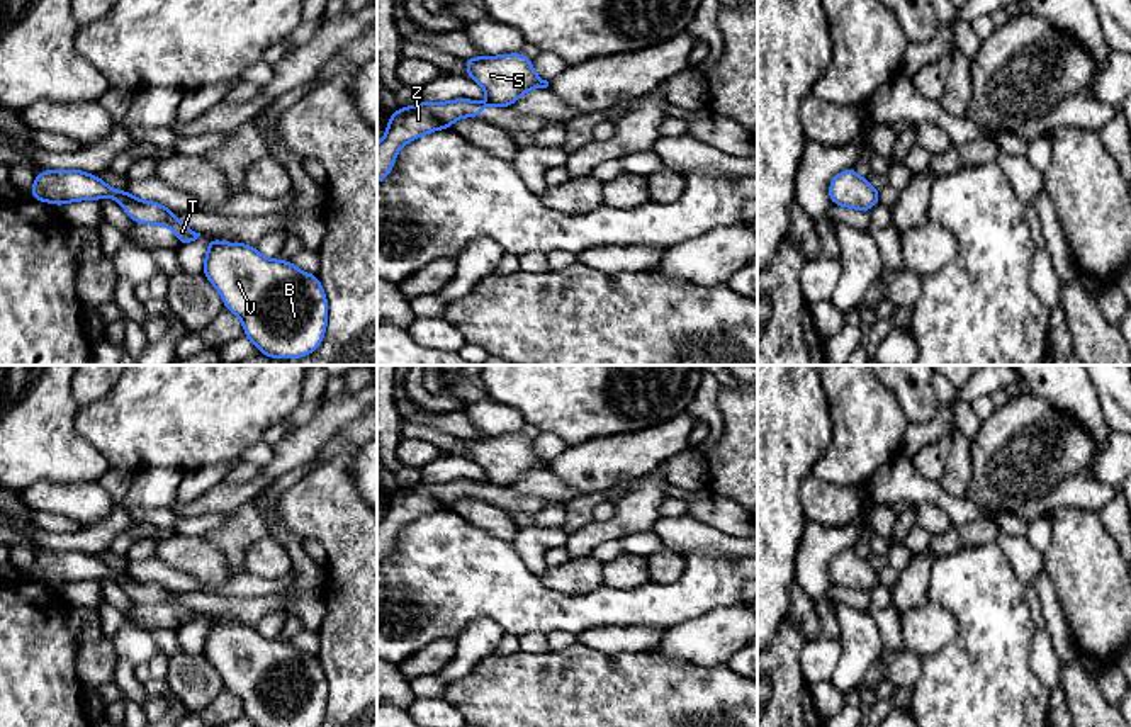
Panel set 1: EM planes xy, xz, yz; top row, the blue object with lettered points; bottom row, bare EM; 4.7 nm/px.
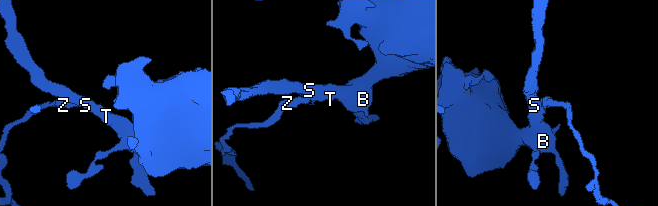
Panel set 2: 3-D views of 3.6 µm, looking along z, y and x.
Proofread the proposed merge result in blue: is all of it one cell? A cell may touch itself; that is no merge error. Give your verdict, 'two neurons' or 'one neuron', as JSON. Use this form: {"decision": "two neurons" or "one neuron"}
{"decision": "two neurons"}

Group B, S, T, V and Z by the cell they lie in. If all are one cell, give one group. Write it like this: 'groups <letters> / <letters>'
groups B S T V / Z

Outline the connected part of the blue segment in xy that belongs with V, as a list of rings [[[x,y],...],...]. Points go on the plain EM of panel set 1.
[[[214,617],[207,625],[202,654],[221,674],[224,690],[234,693],[245,717],[255,727],[319,727],[328,705],[328,679],[318,656],[299,651],[292,642],[270,640],[255,627],[221,623]]]

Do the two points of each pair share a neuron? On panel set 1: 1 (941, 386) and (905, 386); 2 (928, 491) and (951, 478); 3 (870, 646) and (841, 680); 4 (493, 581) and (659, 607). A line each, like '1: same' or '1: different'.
1: different
2: different
3: same
4: same

